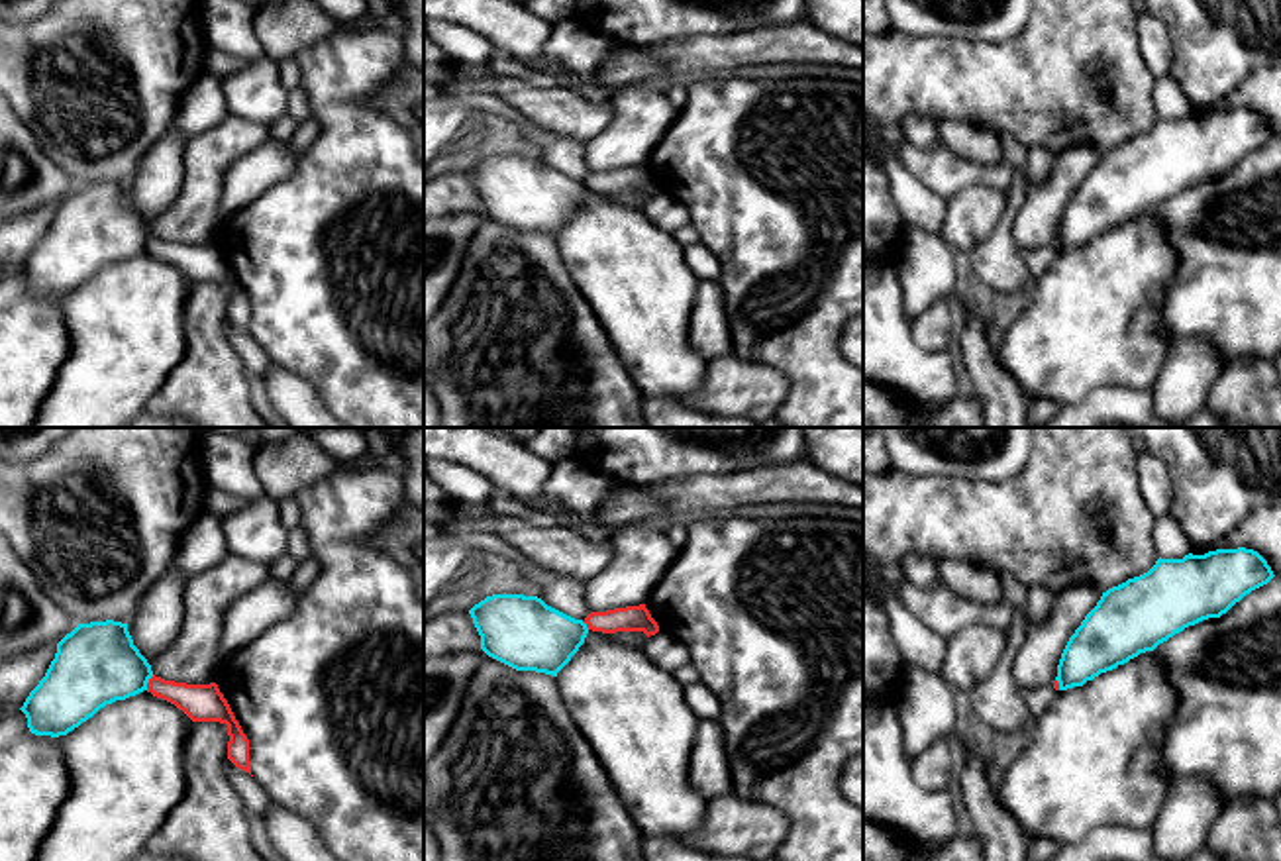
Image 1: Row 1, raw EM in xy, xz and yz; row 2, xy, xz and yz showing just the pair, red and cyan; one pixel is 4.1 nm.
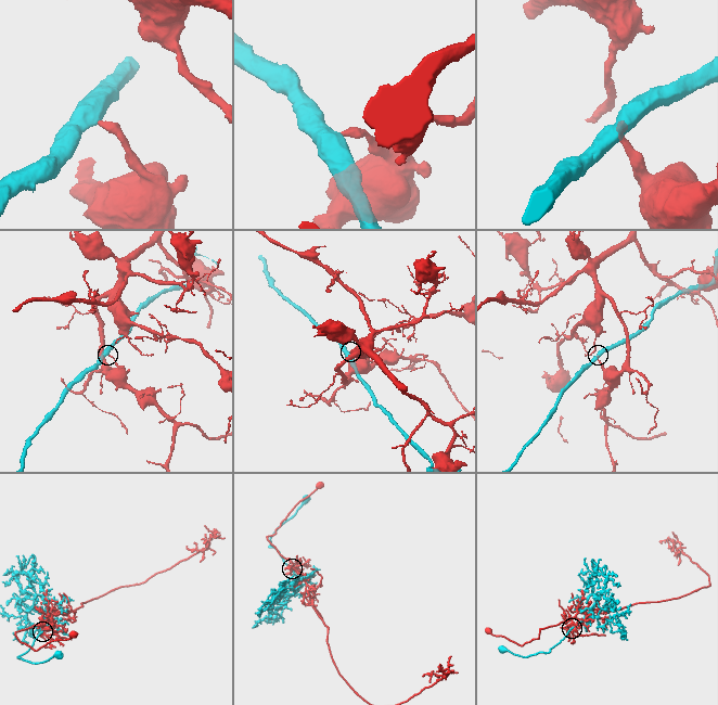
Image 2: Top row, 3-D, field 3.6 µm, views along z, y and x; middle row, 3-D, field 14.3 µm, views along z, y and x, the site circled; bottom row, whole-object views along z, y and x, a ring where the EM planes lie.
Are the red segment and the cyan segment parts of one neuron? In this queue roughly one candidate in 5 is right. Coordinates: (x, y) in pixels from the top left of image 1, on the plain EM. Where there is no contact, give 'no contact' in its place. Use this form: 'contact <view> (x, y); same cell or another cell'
contact xy (148, 244); another cell

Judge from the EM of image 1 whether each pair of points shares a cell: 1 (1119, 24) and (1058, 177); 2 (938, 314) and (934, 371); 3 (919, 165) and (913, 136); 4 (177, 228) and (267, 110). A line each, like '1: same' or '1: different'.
1: different
2: different
3: different
4: different

